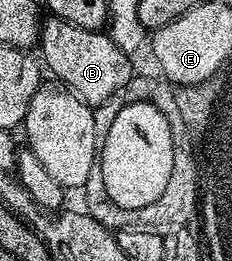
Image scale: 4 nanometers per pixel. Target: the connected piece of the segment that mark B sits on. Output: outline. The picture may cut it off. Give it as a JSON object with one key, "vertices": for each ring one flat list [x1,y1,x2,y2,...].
{"vertices":[[48,18,43,21,38,48,44,51,43,67,47,71,49,68,63,87,69,88,90,106,104,104,111,96,123,93,134,77,127,54,118,50,112,37,104,30,82,30,82,26,70,26,64,20]]}

